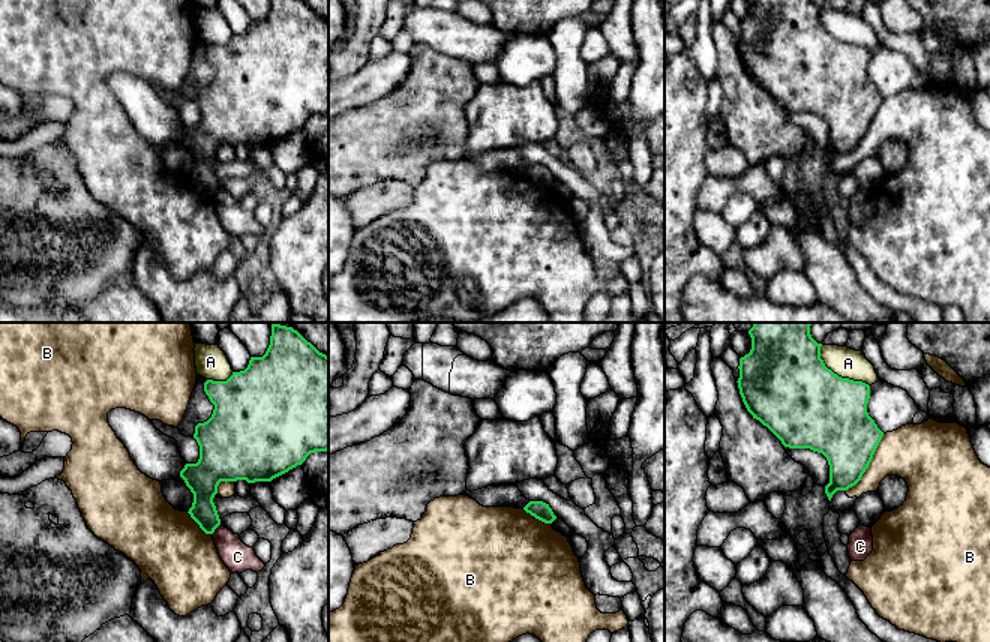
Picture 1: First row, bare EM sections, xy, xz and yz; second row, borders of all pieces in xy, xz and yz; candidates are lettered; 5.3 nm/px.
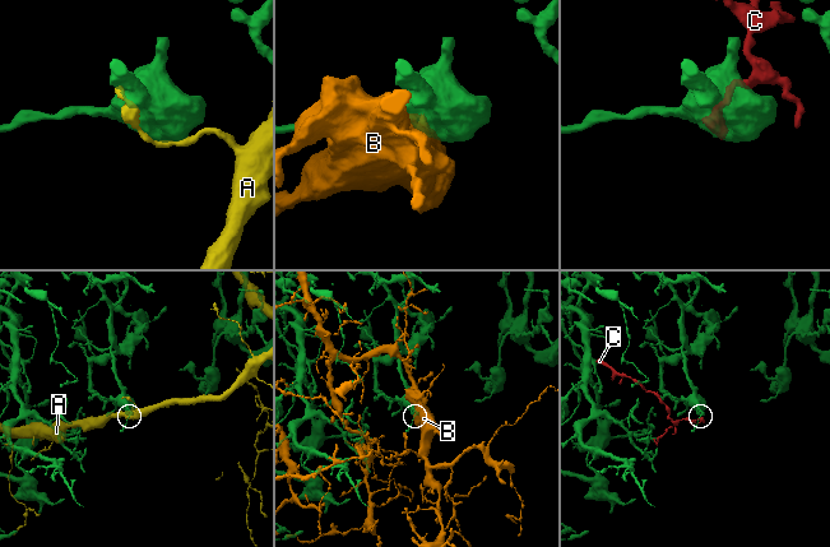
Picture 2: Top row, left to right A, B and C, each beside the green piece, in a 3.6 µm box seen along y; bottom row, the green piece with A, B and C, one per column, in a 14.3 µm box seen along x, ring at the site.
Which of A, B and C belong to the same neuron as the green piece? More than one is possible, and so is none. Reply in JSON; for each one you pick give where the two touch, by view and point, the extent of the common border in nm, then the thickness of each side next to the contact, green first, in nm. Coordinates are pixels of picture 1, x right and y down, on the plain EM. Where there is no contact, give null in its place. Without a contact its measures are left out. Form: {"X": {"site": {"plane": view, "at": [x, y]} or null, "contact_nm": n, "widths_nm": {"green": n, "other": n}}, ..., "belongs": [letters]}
{"belongs": []}

